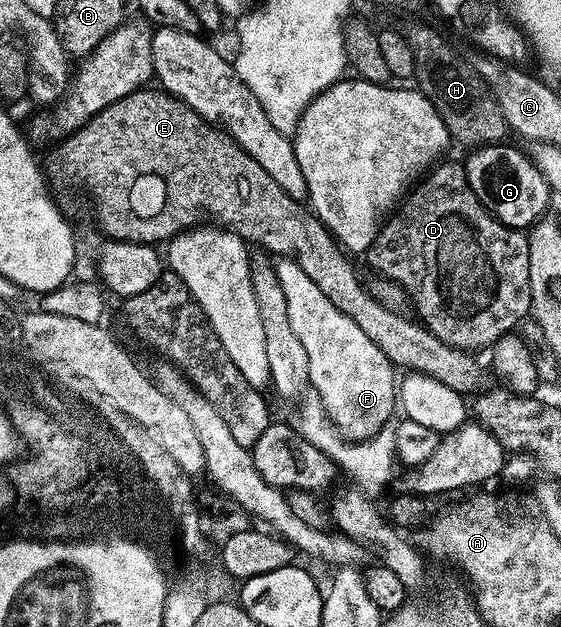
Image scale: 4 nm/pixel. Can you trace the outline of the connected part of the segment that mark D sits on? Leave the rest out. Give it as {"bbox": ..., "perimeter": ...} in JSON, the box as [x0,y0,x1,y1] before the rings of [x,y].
{"bbox":[368,161,534,352],"perimeter":[[[443,161],[437,168],[431,169],[413,187],[412,193],[401,203],[400,209],[383,225],[374,246],[368,252],[370,266],[378,274],[386,277],[387,283],[401,288],[414,301],[414,306],[418,309],[417,317],[423,326],[430,330],[432,334],[439,338],[444,344],[450,345],[454,349],[469,352],[476,350],[489,351],[501,338],[507,334],[517,331],[524,322],[531,317],[534,301],[532,300],[532,288],[530,287],[530,240],[521,230],[510,230],[503,222],[497,222],[494,217],[480,204],[476,192],[468,184],[465,165],[461,161]]]}

